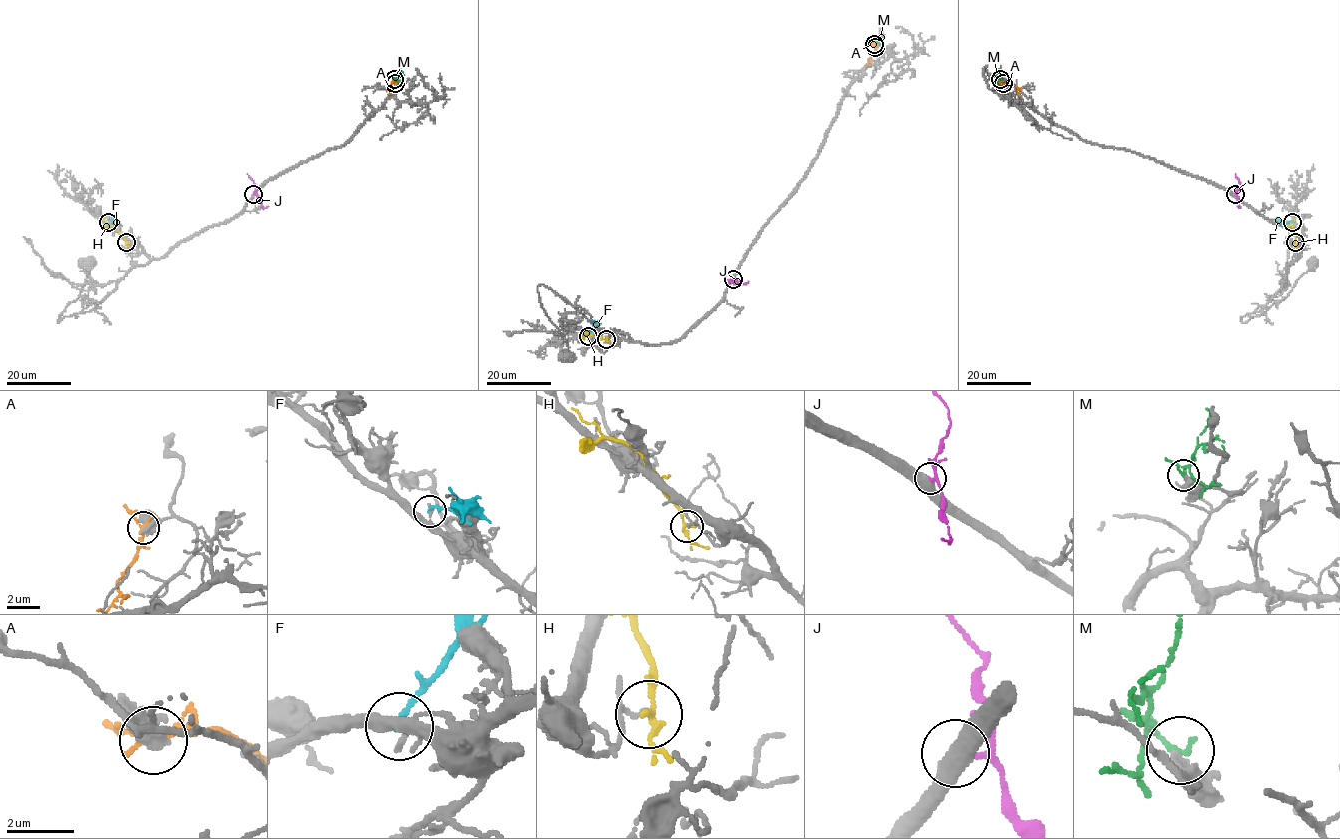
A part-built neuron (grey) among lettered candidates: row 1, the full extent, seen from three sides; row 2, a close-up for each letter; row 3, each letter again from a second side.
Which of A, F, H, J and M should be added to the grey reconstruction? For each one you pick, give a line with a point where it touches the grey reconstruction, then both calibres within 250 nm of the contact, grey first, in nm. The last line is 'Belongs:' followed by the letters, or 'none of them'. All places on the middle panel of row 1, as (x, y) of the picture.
J: (733, 279) | 550/140 nm
Belongs: J

